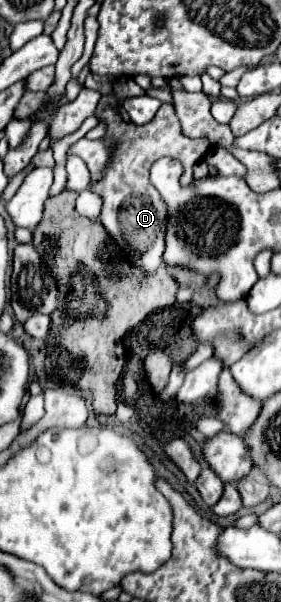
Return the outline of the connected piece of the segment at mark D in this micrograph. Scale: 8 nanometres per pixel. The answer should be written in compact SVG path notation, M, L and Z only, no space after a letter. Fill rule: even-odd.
M119 79L113 89L115 89L115 99L101 99L95 115L107 123L107 137L109 133L117 133L117 137L121 137L121 153L117 153L113 169L105 173L105 181L101 181L101 185L89 185L89 189L103 197L103 209L99 215L101 225L107 229L107 233L111 233L115 243L131 255L133 263L141 267L145 275L149 275L163 263L165 233L169 221L167 205L163 203L159 191L149 183L149 169L161 157L175 157L183 163L181 185L191 187L195 181L193 165L207 157L207 153L211 151L211 141L207 137L201 139L185 137L181 133L181 123L171 103L163 103L157 117L147 125L139 127L133 123L125 123L117 113L119 103L125 97L143 95L145 91L133 79ZM121 239L125 239L125 243Z

